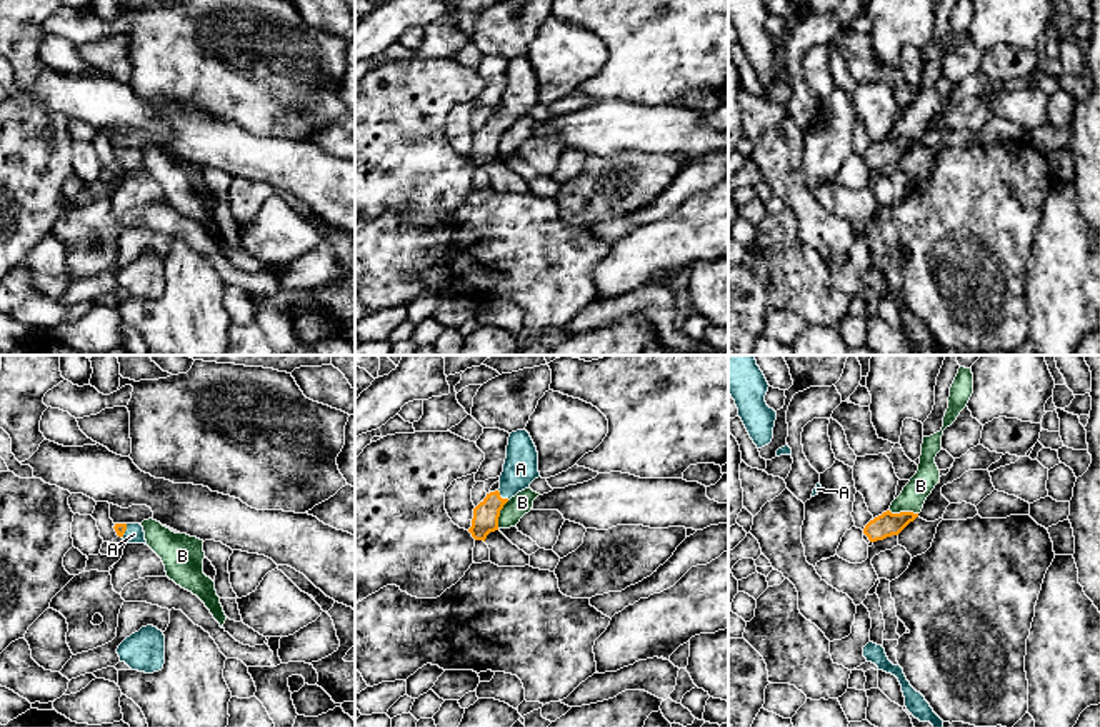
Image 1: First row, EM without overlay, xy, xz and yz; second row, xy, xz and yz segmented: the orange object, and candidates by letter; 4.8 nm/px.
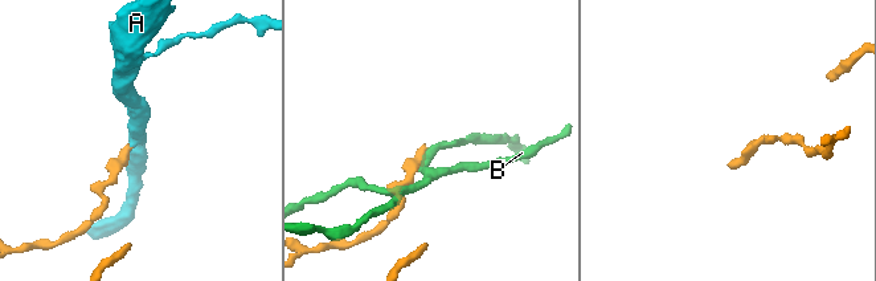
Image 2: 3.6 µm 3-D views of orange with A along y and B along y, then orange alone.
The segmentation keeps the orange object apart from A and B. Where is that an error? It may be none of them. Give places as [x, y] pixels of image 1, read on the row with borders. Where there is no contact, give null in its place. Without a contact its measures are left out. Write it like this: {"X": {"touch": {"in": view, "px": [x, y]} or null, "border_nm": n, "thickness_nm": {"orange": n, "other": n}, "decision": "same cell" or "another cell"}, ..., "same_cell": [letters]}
{"A": {"touch": {"in": "xz", "px": [500, 497]}, "border_nm": 80, "thickness_nm": {"orange": 130, "other": 170}, "decision": "same cell"}, "B": {"touch": {"in": "yz", "px": [904, 512]}, "border_nm": 140, "thickness_nm": {"orange": 120, "other": 120}, "decision": "another cell"}, "same_cell": ["A"]}

